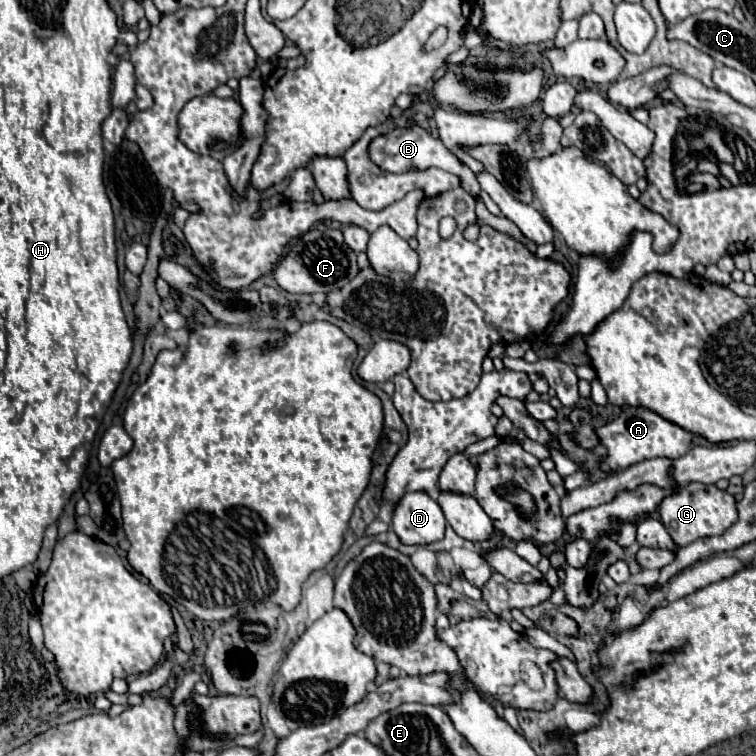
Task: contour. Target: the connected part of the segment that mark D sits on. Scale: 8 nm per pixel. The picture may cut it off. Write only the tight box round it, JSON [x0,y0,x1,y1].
[392,492,446,544]

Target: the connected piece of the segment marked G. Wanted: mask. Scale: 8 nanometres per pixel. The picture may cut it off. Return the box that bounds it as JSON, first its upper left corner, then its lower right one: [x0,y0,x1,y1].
[660,482,738,546]

